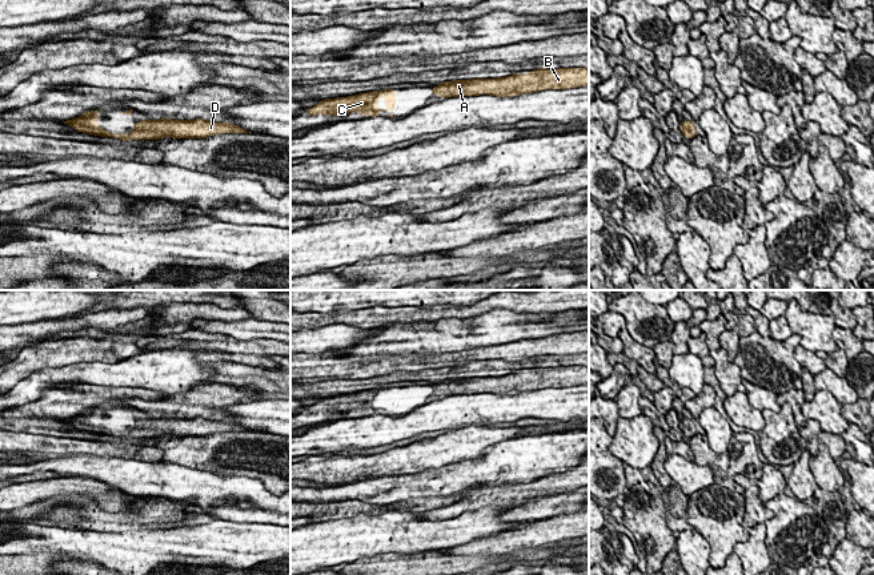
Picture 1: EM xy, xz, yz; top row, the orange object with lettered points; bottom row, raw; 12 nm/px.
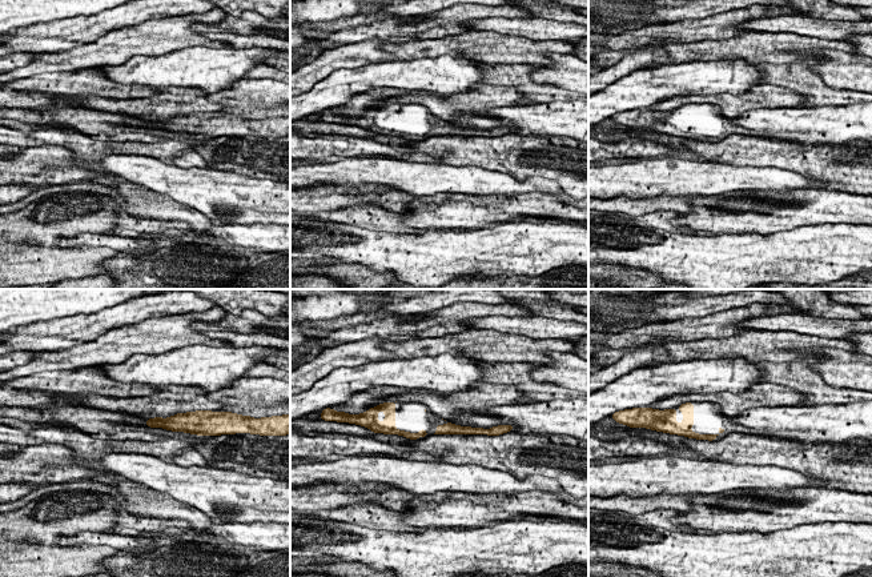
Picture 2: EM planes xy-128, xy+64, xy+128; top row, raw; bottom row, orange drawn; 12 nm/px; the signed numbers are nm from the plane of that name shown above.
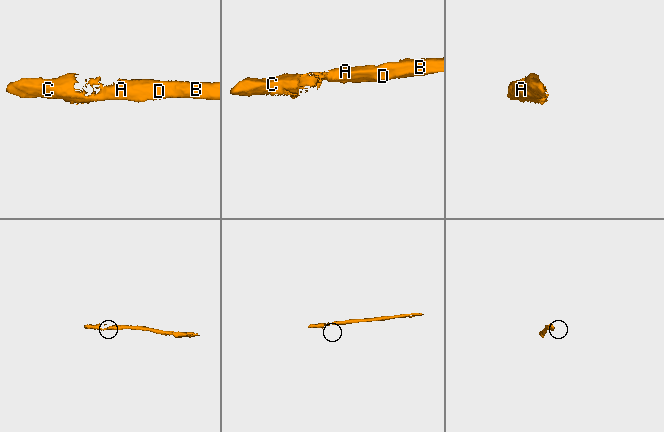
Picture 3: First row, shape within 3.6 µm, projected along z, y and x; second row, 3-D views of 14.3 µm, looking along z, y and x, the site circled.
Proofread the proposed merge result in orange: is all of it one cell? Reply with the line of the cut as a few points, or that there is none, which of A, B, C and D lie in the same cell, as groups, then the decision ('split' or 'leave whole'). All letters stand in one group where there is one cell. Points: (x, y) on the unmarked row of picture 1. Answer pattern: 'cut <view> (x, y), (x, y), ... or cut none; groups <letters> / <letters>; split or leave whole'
cut none; groups A B C D; leave whole

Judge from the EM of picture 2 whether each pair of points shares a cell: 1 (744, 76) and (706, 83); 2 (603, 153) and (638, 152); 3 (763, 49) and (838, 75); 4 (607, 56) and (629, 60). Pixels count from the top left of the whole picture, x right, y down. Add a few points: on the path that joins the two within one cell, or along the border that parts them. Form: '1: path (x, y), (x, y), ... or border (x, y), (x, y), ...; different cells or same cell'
1: path (735, 76), (715, 77); same cell
2: path (611, 151), (630, 151); same cell
3: border (807, 49), (839, 51); different cells
4: border (639, 48), (602, 69); different cells

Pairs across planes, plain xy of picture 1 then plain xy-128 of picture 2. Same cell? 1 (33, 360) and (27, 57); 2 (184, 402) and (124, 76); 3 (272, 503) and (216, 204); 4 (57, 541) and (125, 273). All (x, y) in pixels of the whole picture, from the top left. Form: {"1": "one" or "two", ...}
{"1": "two", "2": "two", "3": "one", "4": "two"}

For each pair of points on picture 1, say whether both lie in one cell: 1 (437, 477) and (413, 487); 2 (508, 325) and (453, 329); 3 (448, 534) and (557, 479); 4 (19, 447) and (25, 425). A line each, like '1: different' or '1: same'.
1: same
2: same
3: different
4: different

